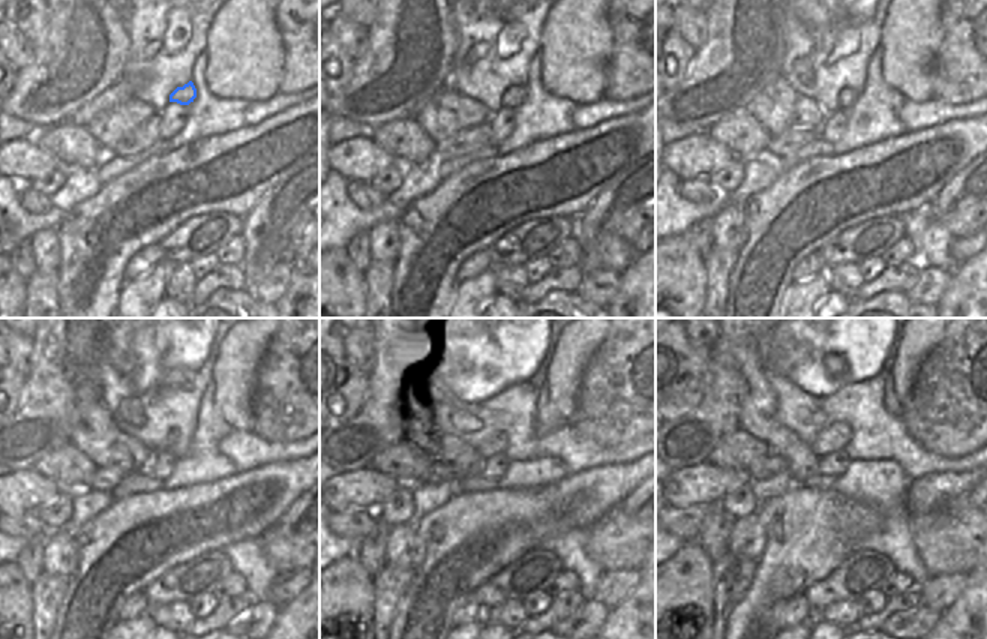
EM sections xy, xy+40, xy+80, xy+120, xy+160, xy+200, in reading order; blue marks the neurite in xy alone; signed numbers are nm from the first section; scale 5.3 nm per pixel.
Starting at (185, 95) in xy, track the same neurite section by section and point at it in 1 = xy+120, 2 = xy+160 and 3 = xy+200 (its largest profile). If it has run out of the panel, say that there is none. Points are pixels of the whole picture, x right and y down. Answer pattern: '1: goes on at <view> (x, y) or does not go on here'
1: goes on at xy+120 (173, 435)
2: goes on at xy+160 (497, 444)
3: goes on at xy+200 (836, 437)

